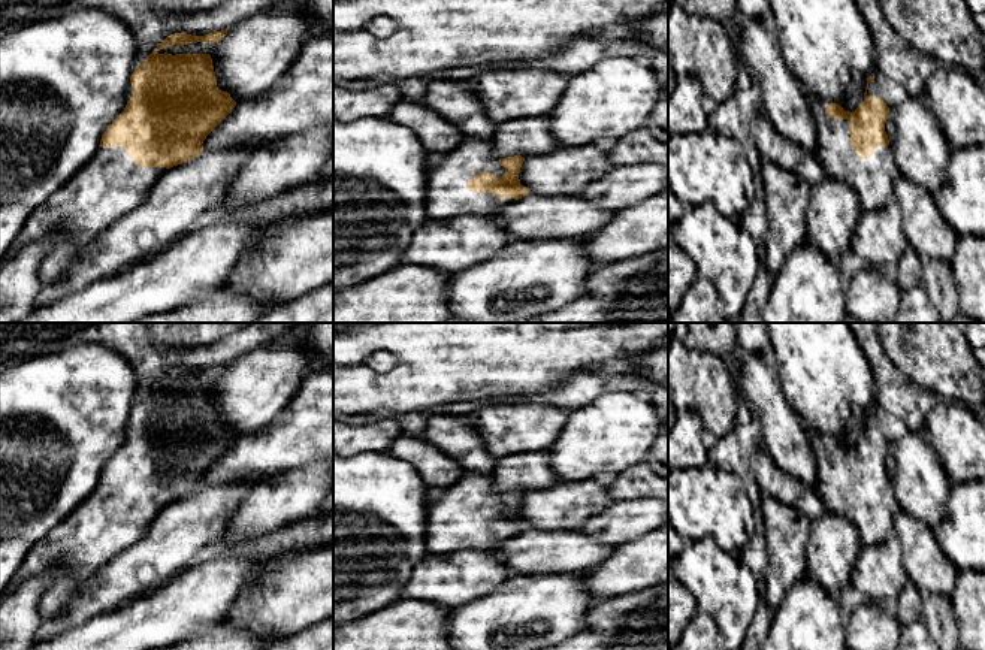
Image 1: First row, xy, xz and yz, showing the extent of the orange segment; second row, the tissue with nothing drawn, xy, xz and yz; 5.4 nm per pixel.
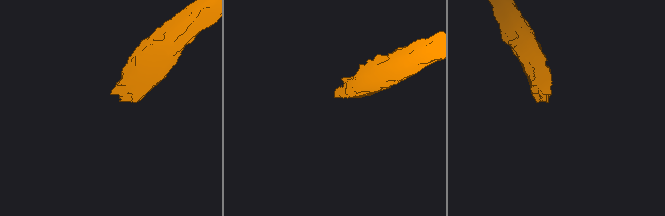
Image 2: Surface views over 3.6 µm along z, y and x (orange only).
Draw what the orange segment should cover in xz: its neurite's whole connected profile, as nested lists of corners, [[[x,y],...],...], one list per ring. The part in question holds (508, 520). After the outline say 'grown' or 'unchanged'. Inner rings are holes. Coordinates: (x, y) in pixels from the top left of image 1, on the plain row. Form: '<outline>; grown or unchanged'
[[[465,474],[427,505],[427,556],[466,548],[492,548],[529,529],[519,508],[525,492],[496,493],[490,475]]]; grown

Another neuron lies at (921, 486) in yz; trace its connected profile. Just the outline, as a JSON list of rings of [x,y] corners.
[[[907,430],[900,441],[889,444],[889,454],[894,459],[889,483],[898,508],[936,530],[946,513],[951,481],[933,445],[924,439],[921,432]]]

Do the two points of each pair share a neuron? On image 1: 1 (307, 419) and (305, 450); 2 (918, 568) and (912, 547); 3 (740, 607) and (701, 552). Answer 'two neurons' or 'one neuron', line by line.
1: one neuron
2: one neuron
3: one neuron

